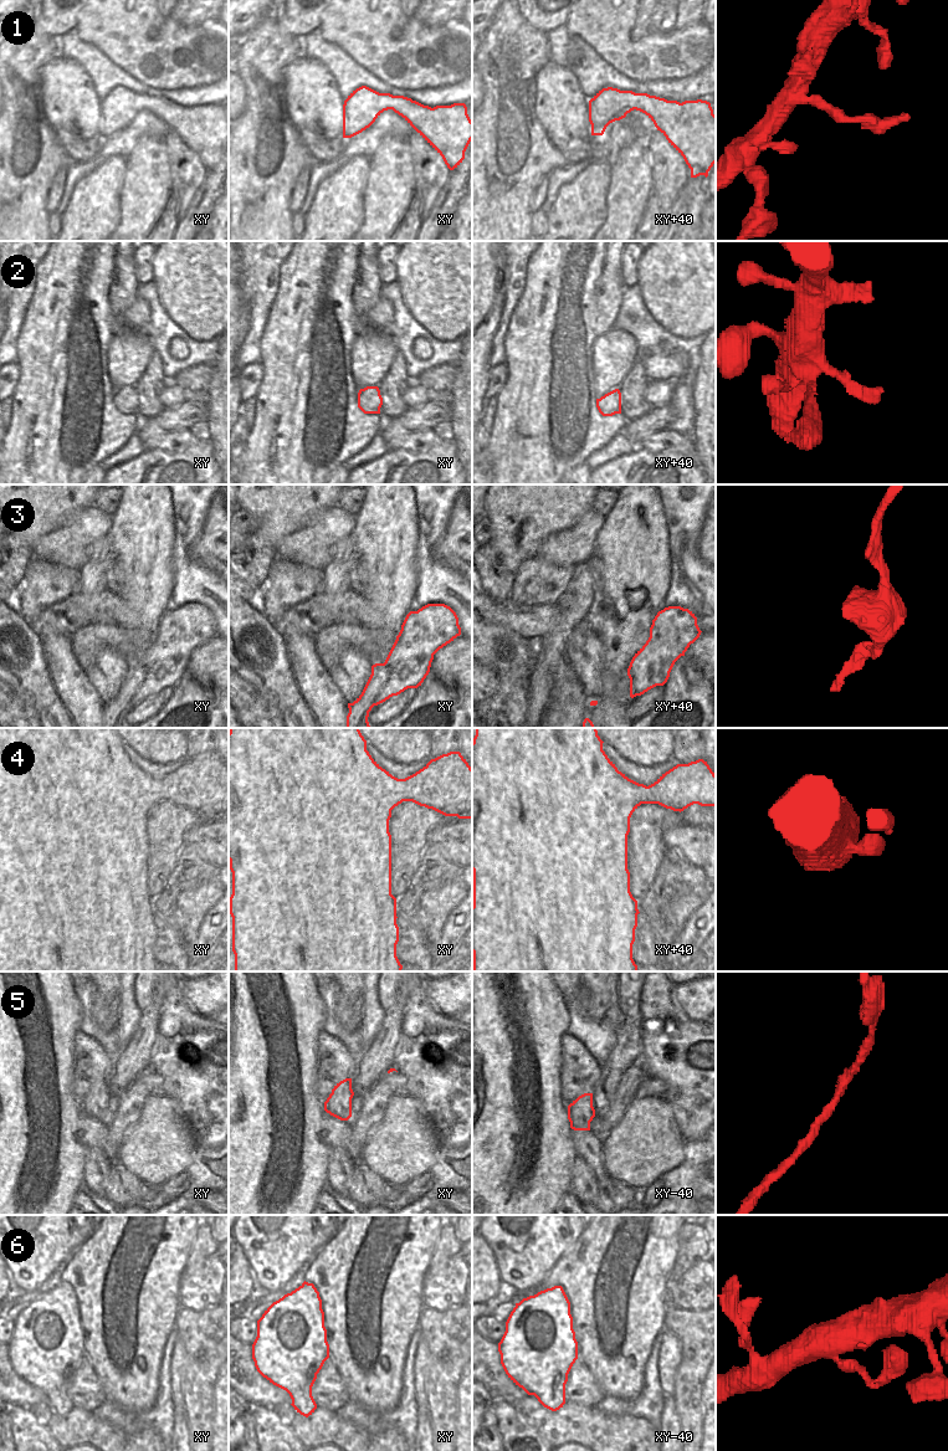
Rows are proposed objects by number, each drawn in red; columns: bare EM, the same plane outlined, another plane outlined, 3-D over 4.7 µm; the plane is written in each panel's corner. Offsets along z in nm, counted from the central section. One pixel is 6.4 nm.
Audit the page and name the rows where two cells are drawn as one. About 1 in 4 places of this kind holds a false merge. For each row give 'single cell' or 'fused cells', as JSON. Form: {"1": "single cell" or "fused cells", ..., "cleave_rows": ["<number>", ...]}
{"1": "fused cells", "2": "single cell", "3": "single cell", "4": "single cell", "5": "fused cells", "6": "single cell", "cleave_rows": ["1", "5"]}

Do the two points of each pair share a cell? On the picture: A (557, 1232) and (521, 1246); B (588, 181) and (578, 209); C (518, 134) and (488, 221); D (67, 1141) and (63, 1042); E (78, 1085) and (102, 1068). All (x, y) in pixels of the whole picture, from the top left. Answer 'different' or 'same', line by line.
A: same
B: same
C: same
D: same
E: same

